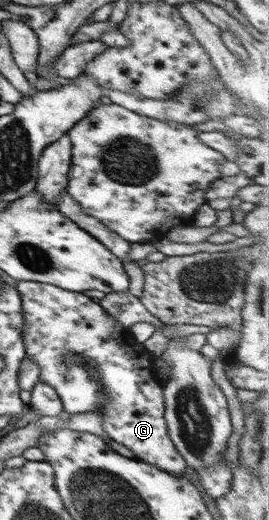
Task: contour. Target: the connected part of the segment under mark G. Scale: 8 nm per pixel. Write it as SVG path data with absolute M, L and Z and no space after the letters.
M18 281L16 289L20 293L20 298L22 299L22 312L25 317L23 343L26 355L38 365L38 368L40 369L40 380L55 388L55 391L61 398L64 410L67 411L67 413L70 413L70 415L87 413L89 411L100 411L100 413L102 413L102 428L107 432L107 435L111 439L117 441L117 443L125 445L129 451L132 451L136 455L137 460L158 467L160 470L169 472L170 474L182 474L185 469L187 469L187 464L183 459L183 456L179 453L179 450L174 446L172 439L169 437L167 420L164 416L166 407L162 390L163 382L161 382L161 379L158 377L157 368L154 365L155 356L151 352L146 351L142 343L135 340L129 329L120 326L115 319L111 319L111 315L107 315L99 301L85 296L83 292L69 291L62 287L36 281Z

